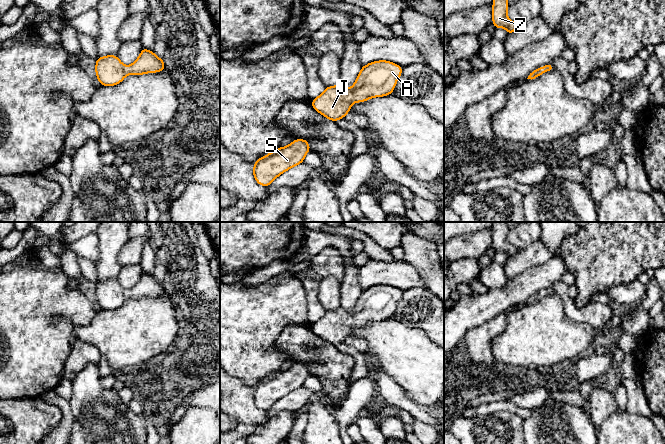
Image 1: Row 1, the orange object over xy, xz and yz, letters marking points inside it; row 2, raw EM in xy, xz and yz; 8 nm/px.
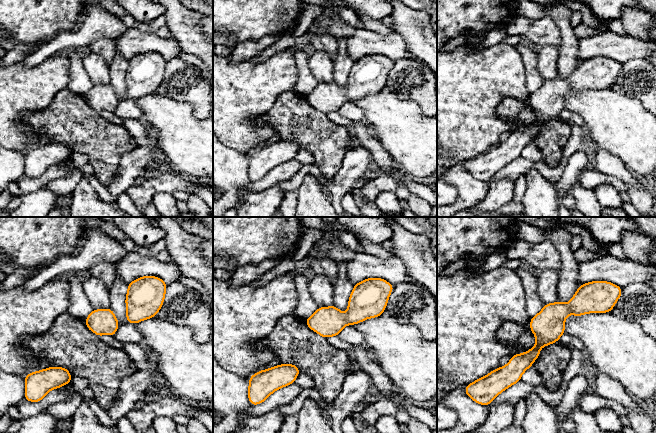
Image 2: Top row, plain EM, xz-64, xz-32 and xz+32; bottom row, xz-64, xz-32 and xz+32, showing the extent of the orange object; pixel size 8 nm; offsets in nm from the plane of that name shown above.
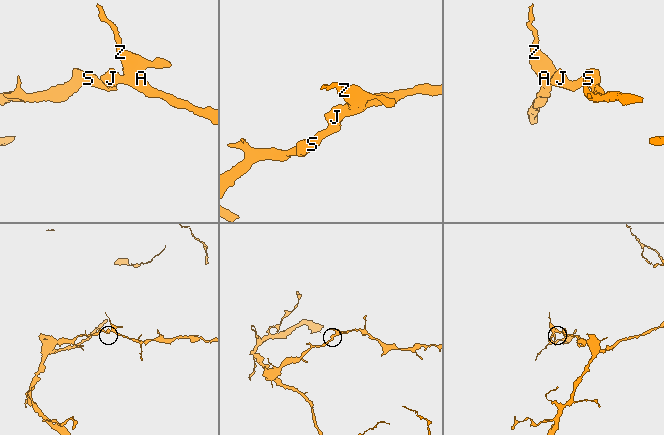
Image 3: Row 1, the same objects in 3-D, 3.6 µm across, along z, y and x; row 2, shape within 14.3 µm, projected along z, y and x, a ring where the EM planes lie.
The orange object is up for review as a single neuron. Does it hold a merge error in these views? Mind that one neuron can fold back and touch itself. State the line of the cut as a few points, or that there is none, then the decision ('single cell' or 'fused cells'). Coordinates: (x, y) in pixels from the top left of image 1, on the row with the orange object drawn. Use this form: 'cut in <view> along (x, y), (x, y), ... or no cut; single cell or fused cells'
no cut; single cell

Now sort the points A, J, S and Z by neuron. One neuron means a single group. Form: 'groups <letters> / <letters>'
groups A J S Z

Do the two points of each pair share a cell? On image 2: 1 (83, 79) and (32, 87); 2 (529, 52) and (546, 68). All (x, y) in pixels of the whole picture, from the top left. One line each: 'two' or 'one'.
1: two
2: two

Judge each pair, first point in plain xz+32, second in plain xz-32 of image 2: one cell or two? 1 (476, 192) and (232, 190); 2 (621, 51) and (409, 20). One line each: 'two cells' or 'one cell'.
1: one cell
2: two cells

